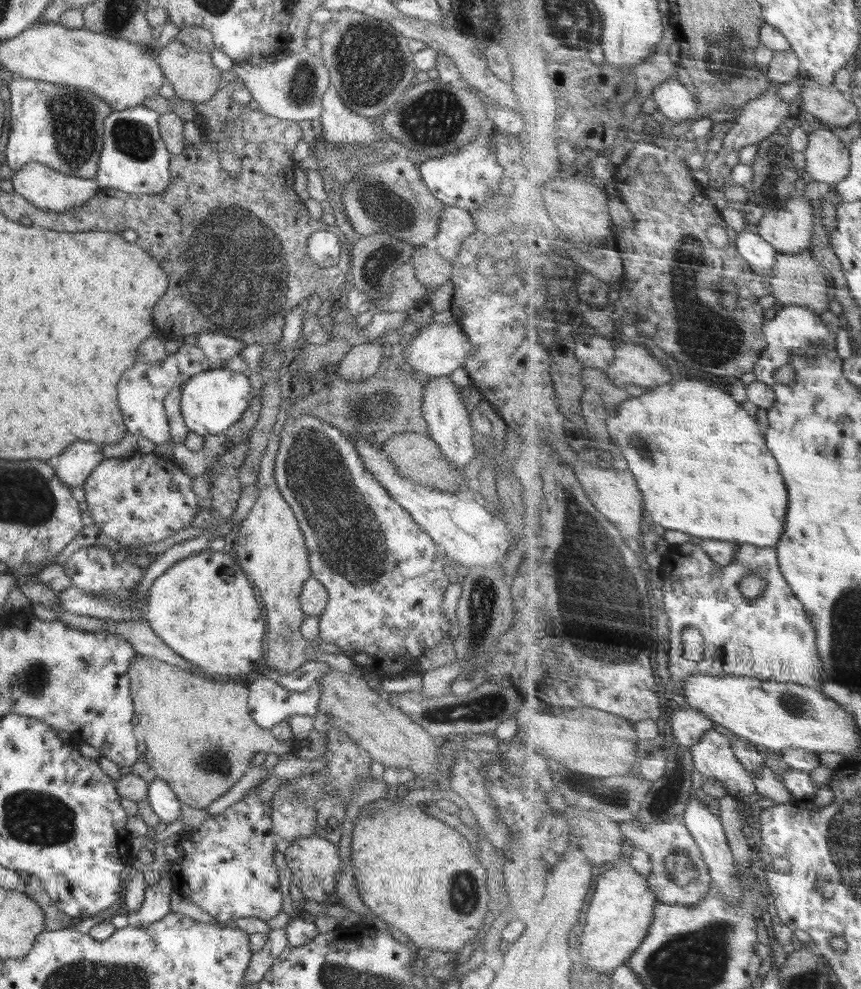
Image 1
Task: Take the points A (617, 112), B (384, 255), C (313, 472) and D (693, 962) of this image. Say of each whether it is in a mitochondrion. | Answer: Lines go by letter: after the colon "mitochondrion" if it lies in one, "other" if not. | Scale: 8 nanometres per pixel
A: other
B: mitochondrion
C: mitochondrion
D: mitochondrion

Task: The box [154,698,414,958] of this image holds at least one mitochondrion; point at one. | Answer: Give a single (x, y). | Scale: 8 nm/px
(212, 761)

